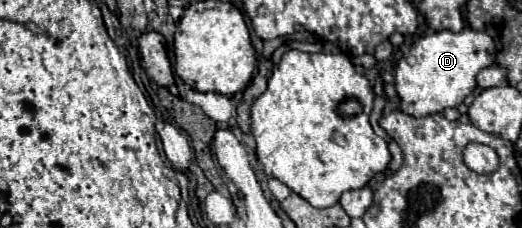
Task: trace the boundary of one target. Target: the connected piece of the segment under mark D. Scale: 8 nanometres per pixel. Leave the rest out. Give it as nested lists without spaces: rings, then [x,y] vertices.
[[[468,25],[460,33],[452,31],[438,31],[418,39],[410,53],[400,59],[396,67],[396,93],[402,101],[400,109],[412,117],[426,117],[430,113],[442,113],[446,107],[458,107],[476,87],[476,75],[480,69],[492,65],[494,61],[494,39],[486,31],[474,31]]]

